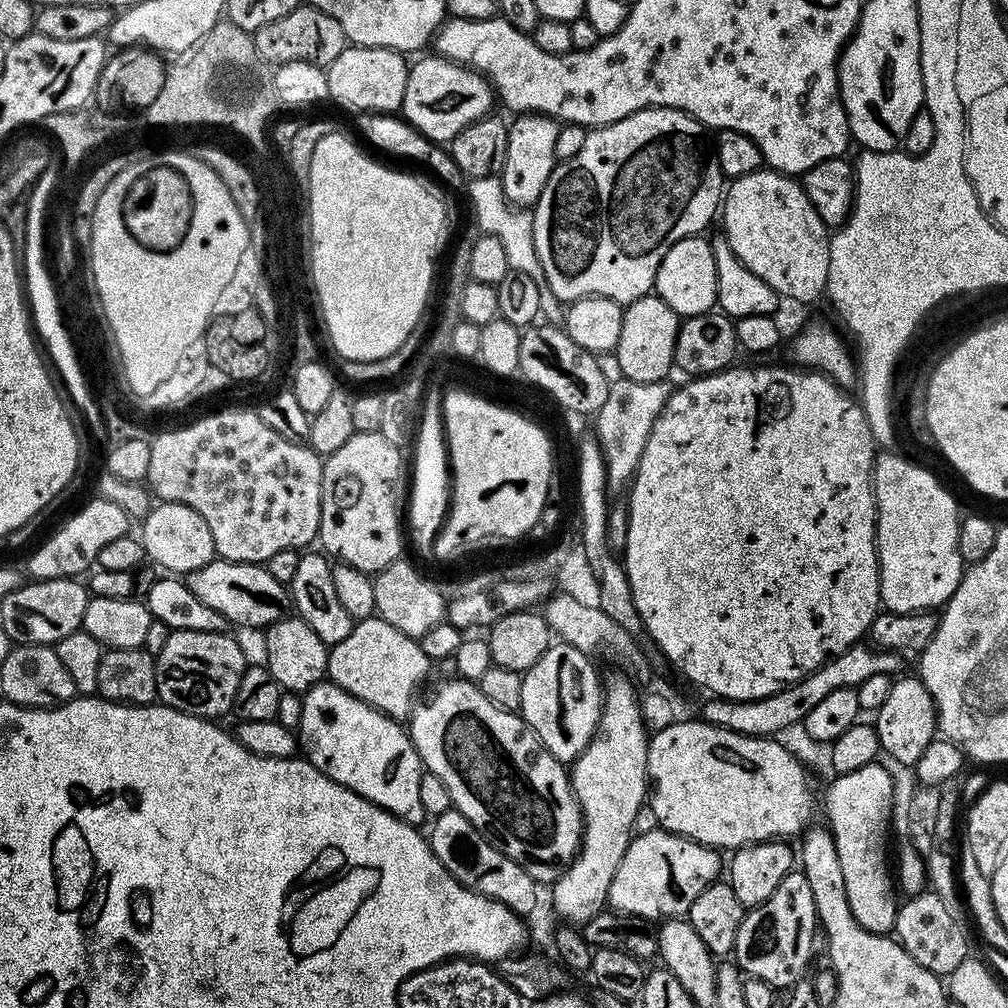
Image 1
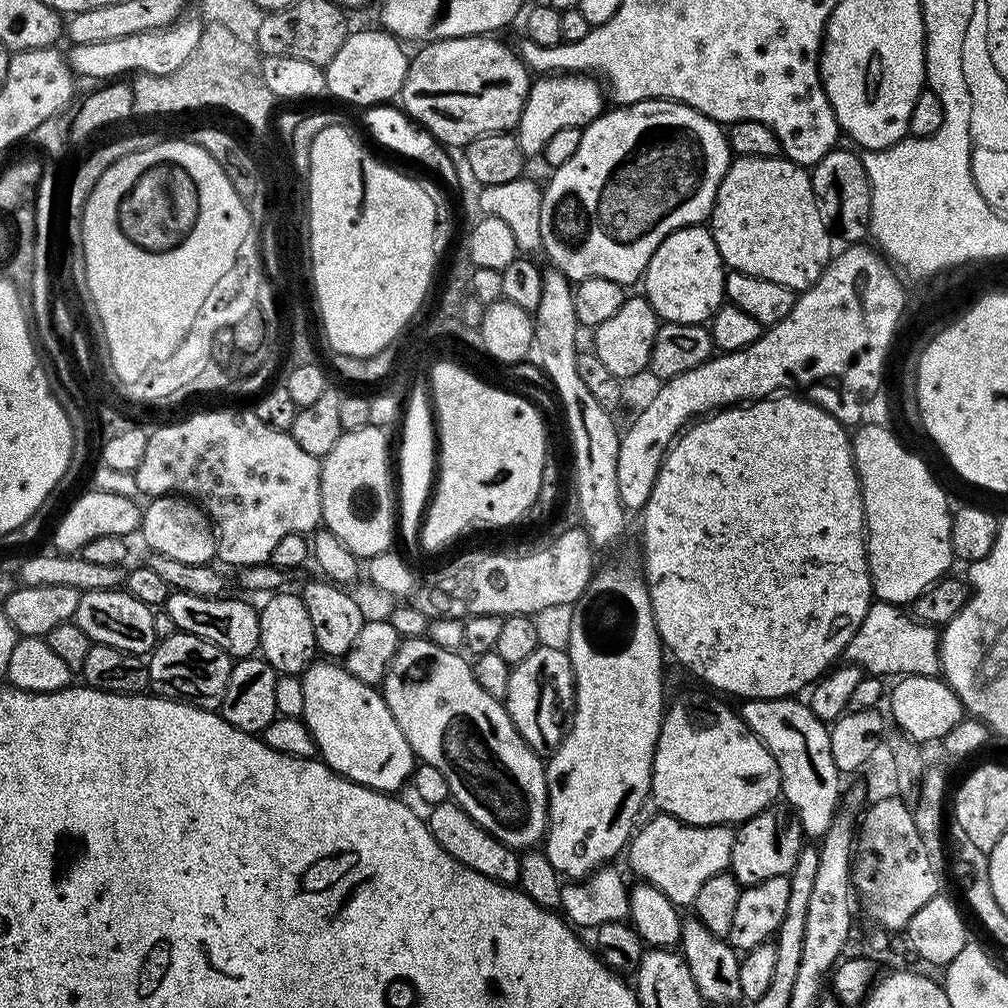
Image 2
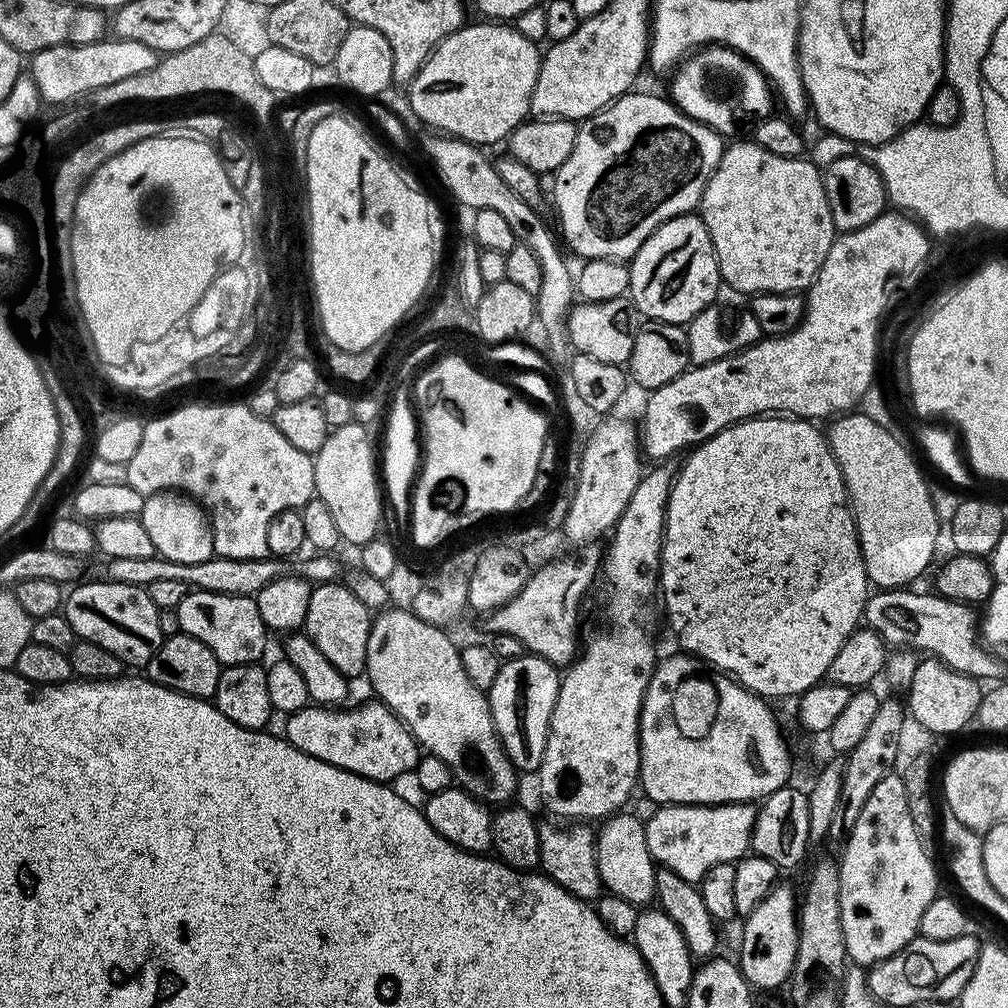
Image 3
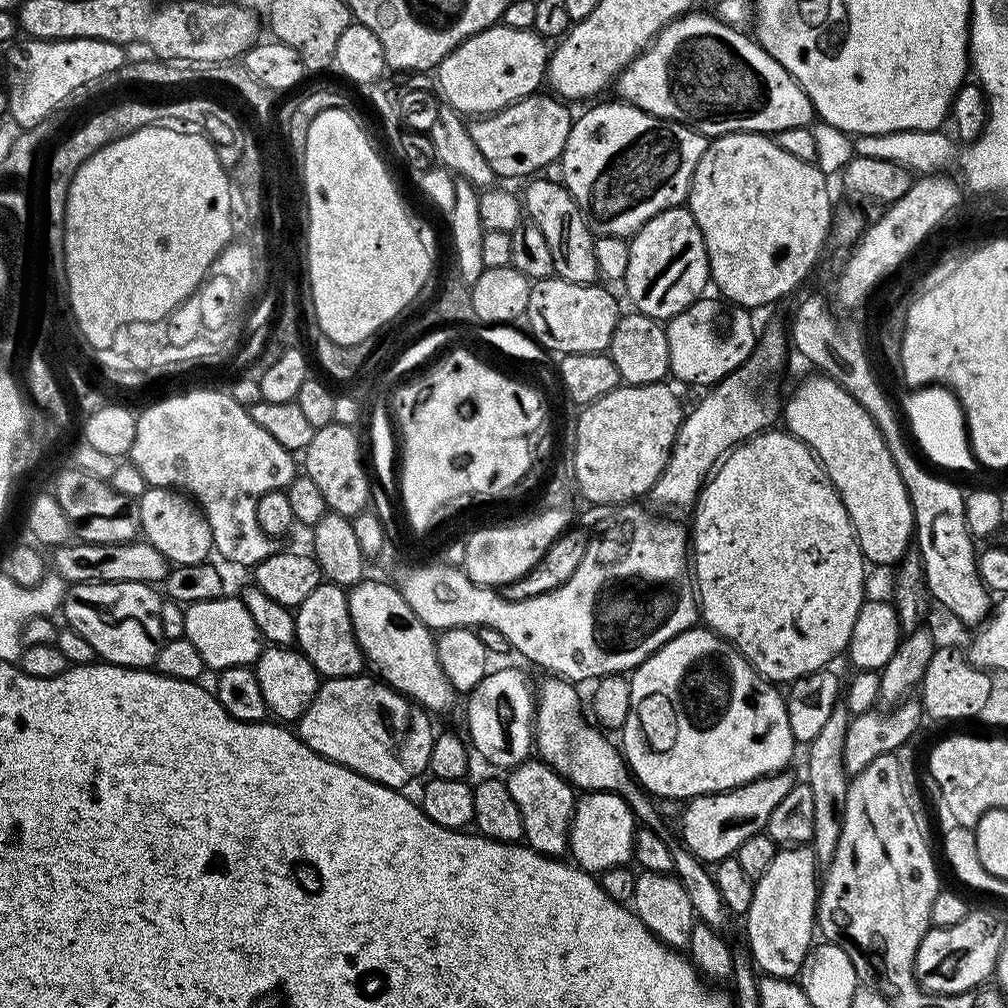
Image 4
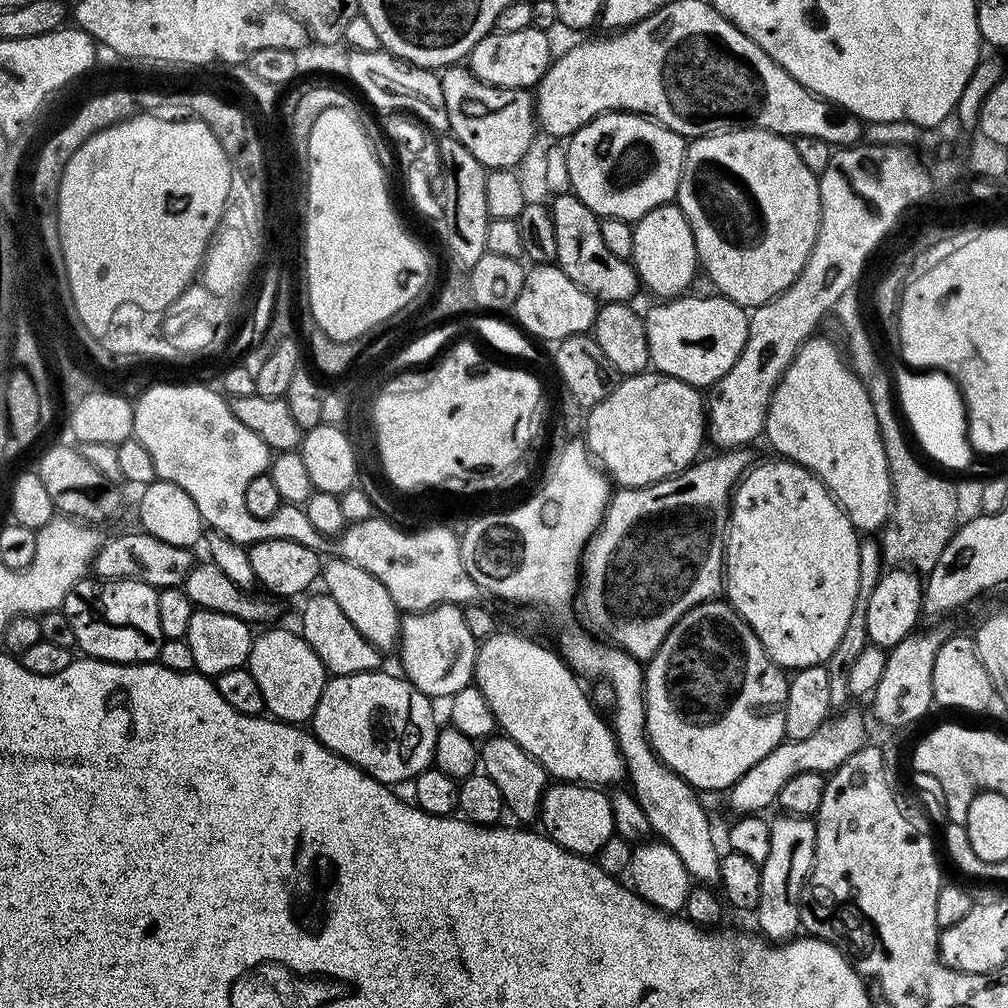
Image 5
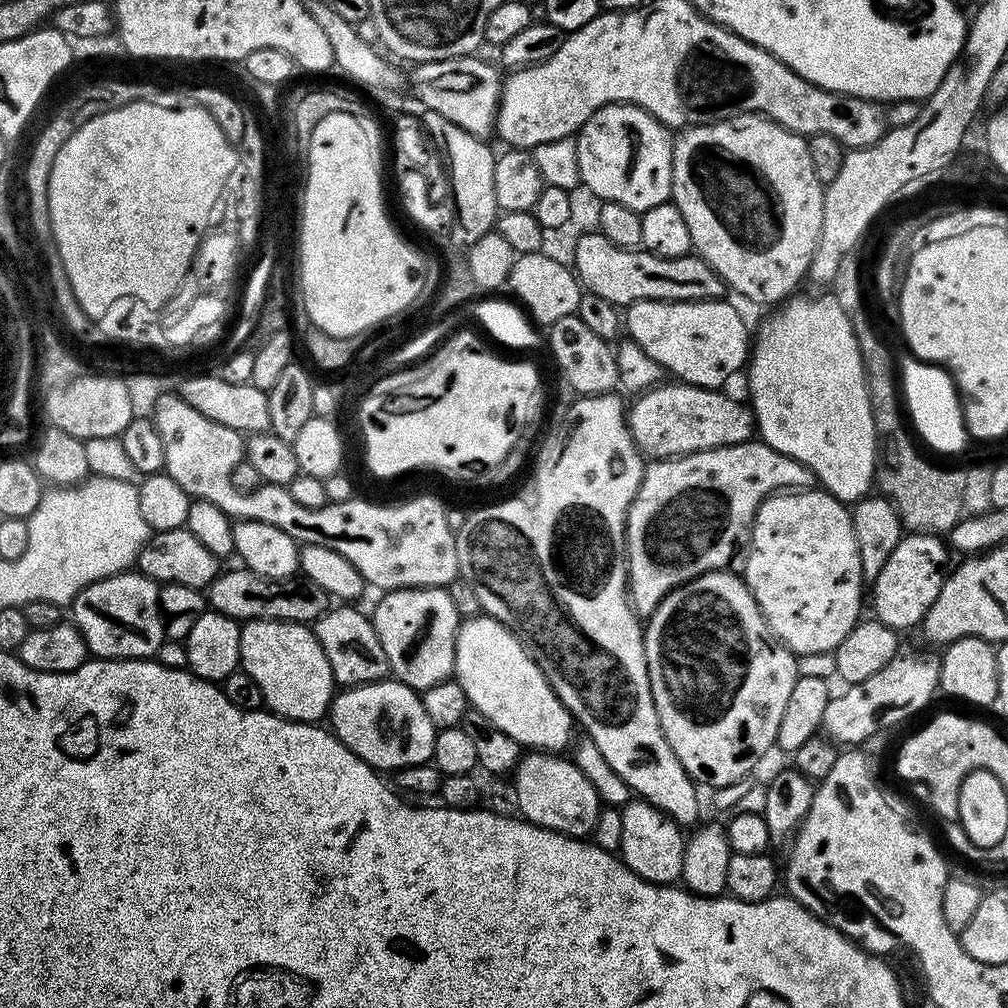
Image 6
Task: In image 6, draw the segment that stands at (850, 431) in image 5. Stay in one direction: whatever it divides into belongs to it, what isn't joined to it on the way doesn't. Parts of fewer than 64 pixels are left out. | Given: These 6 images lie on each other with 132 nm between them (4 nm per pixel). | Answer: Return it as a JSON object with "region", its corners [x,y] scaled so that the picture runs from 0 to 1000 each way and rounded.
{"region":[[[825,292],[794,293],[787,293],[767,309],[771,310],[755,323],[754,334],[749,334],[745,342],[740,370],[748,421],[757,439],[799,460],[810,471],[816,487],[834,498],[856,496],[867,484],[871,434],[845,314]]]}

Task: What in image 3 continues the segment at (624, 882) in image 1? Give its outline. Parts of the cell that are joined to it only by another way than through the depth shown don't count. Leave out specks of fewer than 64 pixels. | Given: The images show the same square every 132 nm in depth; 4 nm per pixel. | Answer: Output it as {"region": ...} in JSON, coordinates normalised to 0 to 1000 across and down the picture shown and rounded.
{"region":[[[746,796],[741,798],[660,798],[653,802],[649,812],[640,816],[641,839],[654,860],[664,861],[669,867],[673,867],[673,871],[681,871],[681,875],[693,878],[700,863],[704,863],[704,859],[712,859],[712,855],[729,857],[737,849],[743,848],[751,805],[751,799]]]}

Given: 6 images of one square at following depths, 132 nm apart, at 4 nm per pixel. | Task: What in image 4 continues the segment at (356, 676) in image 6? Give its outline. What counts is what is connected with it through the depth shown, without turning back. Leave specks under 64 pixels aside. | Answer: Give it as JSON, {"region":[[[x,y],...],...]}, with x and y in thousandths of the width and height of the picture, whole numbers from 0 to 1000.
{"region":[[[319,577],[292,605],[294,613],[293,642],[302,648],[314,668],[326,675],[355,671],[362,666],[363,656],[347,617],[345,588],[333,579]]]}

